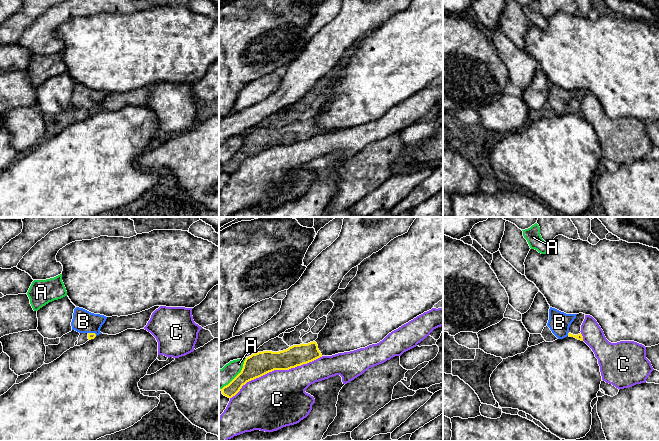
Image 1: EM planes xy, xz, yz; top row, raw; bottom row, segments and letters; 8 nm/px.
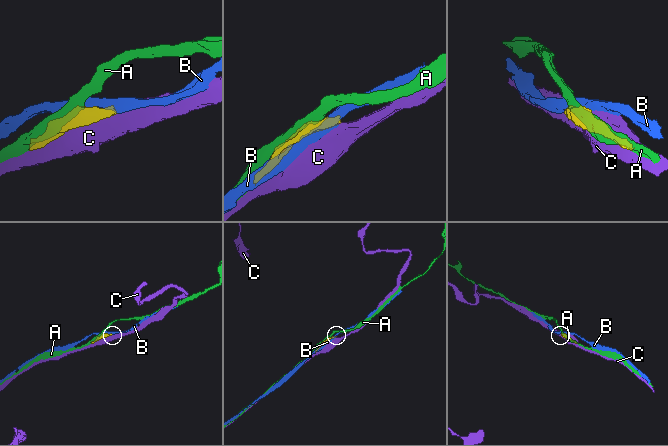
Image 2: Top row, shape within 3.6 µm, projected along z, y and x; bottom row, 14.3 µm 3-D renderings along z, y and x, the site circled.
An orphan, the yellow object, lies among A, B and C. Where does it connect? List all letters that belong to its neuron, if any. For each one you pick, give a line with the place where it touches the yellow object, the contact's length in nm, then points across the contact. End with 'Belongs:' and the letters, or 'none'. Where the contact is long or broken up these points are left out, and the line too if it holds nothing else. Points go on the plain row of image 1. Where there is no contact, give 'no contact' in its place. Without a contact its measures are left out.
Belongs: none

